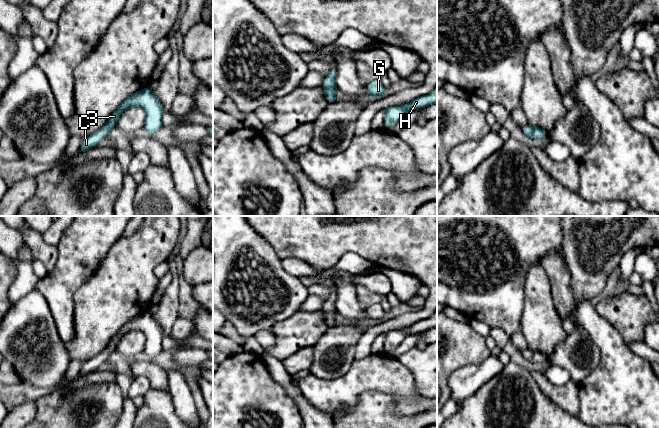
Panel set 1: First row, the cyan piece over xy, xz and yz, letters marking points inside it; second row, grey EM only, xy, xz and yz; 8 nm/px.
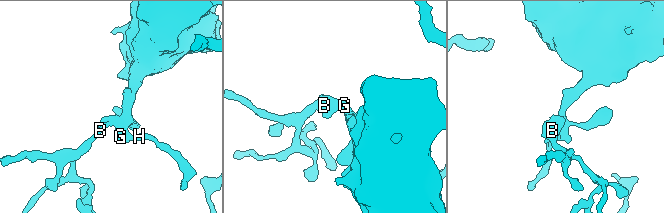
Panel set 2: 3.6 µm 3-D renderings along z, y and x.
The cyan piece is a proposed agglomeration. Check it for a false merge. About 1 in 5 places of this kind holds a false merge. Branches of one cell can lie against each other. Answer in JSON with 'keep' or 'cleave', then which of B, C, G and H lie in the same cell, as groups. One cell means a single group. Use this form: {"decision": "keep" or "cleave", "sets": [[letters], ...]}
{"decision": "keep", "sets": [["B", "C", "G", "H"]]}

